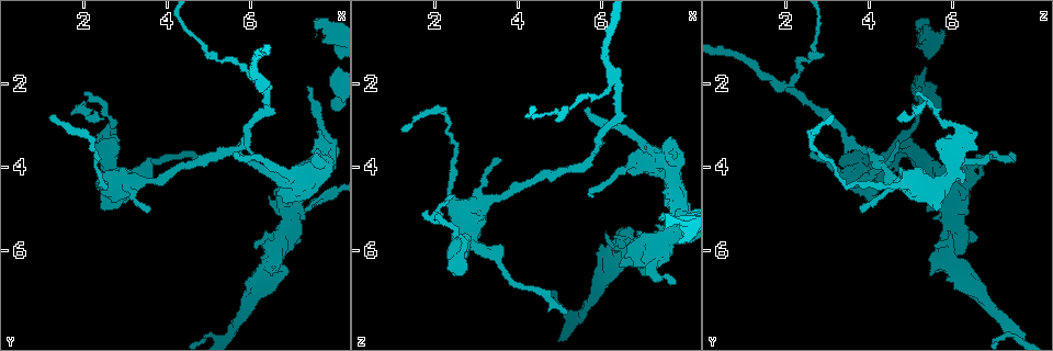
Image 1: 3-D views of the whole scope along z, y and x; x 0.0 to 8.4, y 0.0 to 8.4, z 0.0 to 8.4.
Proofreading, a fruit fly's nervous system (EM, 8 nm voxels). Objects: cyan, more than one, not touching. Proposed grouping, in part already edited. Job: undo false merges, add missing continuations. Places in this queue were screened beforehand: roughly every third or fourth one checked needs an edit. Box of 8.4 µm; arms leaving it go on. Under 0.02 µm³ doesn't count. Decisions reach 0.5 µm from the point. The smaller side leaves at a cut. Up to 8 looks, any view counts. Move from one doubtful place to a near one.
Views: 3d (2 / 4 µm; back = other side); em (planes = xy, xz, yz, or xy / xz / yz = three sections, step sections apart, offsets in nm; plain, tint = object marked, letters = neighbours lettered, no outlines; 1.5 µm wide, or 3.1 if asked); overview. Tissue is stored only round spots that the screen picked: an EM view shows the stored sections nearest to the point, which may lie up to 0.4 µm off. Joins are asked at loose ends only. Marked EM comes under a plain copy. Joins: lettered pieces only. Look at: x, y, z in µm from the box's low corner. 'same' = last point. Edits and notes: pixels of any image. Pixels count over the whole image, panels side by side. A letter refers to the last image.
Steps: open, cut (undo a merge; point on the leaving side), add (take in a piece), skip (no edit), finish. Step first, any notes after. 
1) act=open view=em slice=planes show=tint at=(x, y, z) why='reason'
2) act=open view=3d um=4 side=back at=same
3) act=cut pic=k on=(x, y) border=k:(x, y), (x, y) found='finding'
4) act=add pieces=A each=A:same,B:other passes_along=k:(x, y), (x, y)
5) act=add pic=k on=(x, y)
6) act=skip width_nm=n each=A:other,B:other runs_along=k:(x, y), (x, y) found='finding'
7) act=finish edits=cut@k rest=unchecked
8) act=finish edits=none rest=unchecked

act=open view=3d um=4 side=back at=(5.10, 3.90, 7.35) why='tapers out'

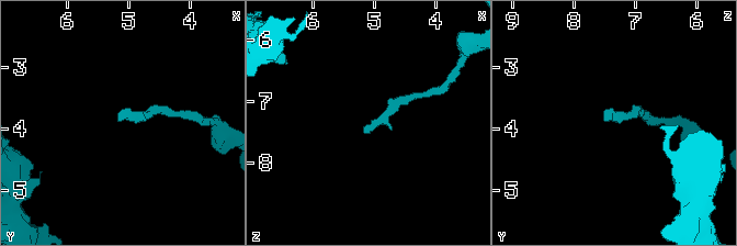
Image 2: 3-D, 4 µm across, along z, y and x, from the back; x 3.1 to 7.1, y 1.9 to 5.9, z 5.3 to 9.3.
act=open view=em slice=xz step=8 show=letters at=(5.20, 3.85, 7.45)

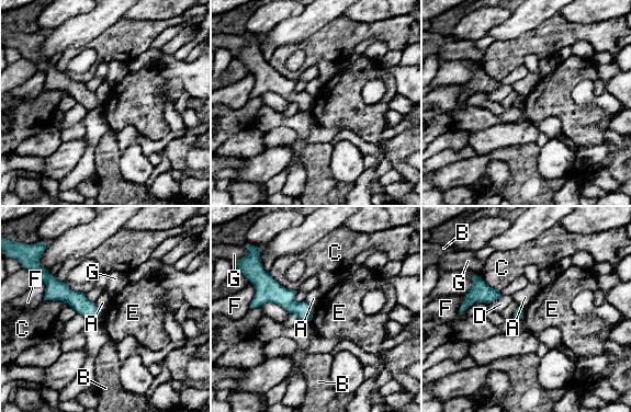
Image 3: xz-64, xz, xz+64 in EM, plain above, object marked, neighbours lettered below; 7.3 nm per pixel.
act=open view=em slice=planes show=letters at=same why='another direction'

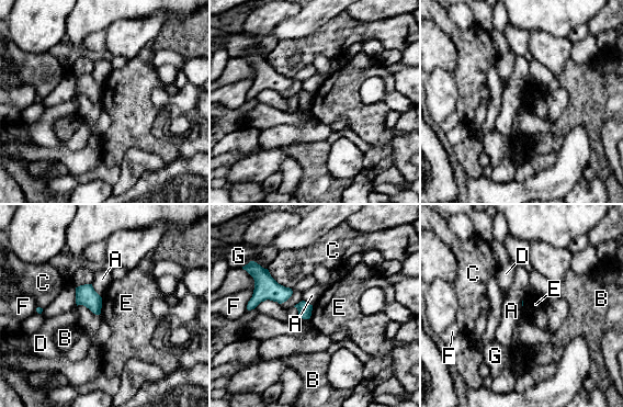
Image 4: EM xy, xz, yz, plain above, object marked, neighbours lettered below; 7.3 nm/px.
act=skip longest_contact=C:240nm each=A:other,B:other,C:other,D:other,E:other,F:other,G:other border=4:(102, 297), (100, 313) found='none of them fits'

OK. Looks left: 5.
act=open view=em slice=xy step=8 show=tint at=(2.45, 5.00, 5.65) why='thick end'

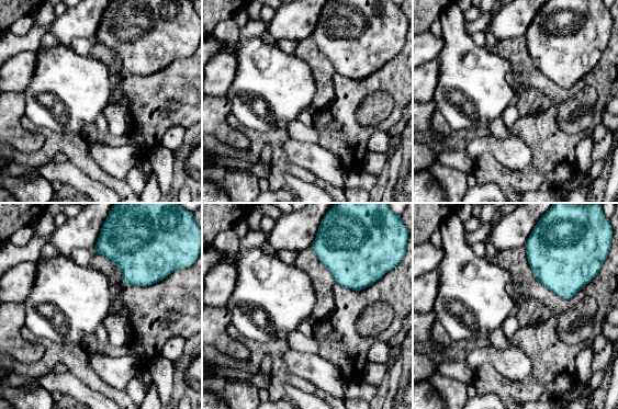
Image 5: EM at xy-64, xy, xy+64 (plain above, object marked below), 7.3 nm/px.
act=open view=em slice=planes show=letters at=same why='another direction'

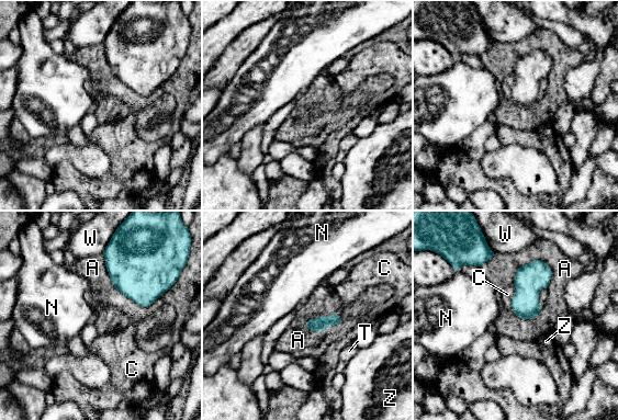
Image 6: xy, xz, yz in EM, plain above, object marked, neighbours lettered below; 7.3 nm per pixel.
act=skip each=A:other,C:other,N:other,T:other,W:other,Z:other border=6:(114, 286), (143, 306), (165, 292) found='none of them fits'

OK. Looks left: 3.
act=open view=em slice=planes show=letters at=(6.40, 2.15, 2.05) why='abrupt turn'

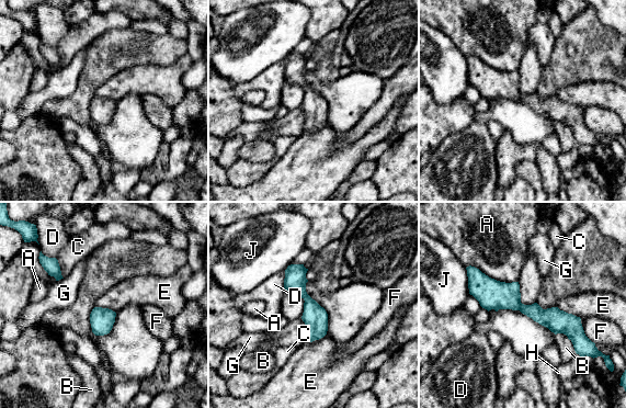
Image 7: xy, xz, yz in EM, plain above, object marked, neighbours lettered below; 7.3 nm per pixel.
act=skip each=A:other,B:other,C:other,D:other,E:other,F:other,G:other,H:other,J:other runs_along=7:(469, 273), (581, 338) found='one cell here'

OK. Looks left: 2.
act=finish edits=none rest=unchecked

